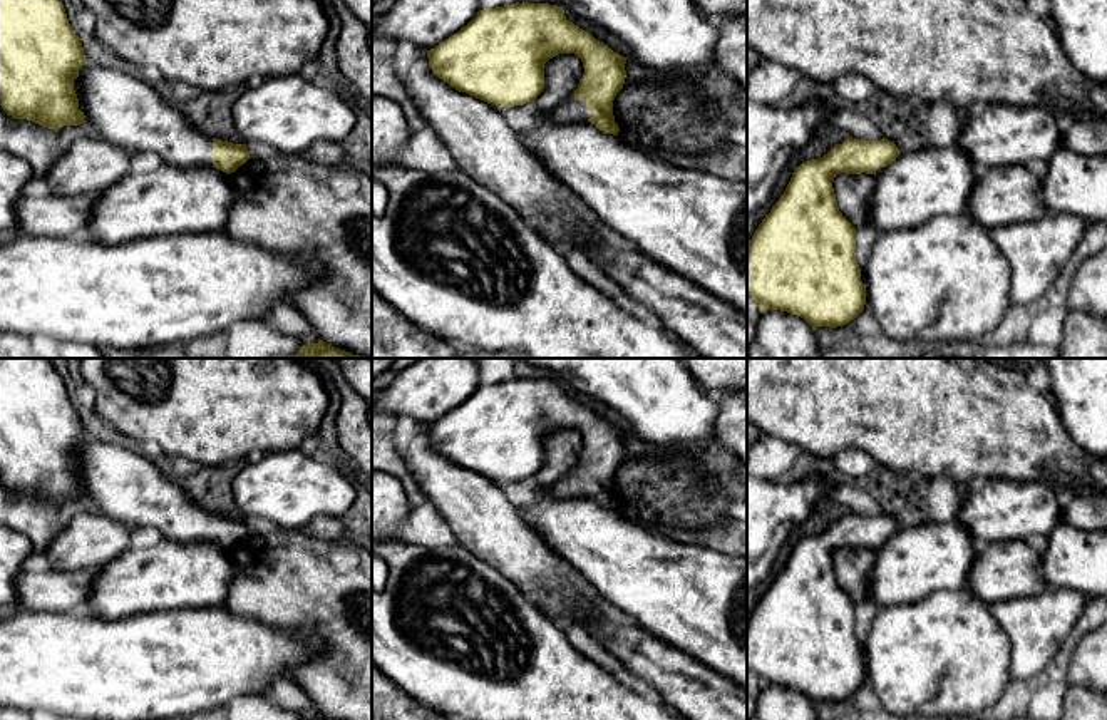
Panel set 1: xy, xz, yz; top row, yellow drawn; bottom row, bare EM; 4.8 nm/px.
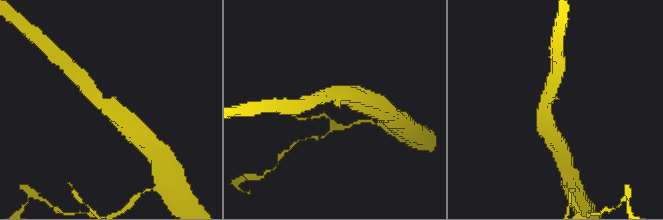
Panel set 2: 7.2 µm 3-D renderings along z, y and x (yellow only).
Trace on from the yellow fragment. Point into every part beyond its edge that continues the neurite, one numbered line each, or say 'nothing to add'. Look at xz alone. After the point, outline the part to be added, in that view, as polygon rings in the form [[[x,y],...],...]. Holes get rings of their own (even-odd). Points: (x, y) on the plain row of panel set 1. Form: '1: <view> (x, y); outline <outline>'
1: xz (570, 486); outline [[[571,469],[564,477],[549,486],[553,497],[558,499],[573,499],[573,497],[588,497],[590,492],[596,492],[596,489],[586,487],[586,472],[581,476],[574,474]]]

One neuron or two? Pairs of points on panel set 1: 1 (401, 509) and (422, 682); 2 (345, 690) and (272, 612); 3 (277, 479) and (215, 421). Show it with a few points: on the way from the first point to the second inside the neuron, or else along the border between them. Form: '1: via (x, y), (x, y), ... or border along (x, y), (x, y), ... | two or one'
1: border along (399, 540), (389, 543) | two
2: via (345, 662), (345, 647), (310, 612), (300, 612) | one
3: border along (297, 446), (273, 449), (265, 454) | two

